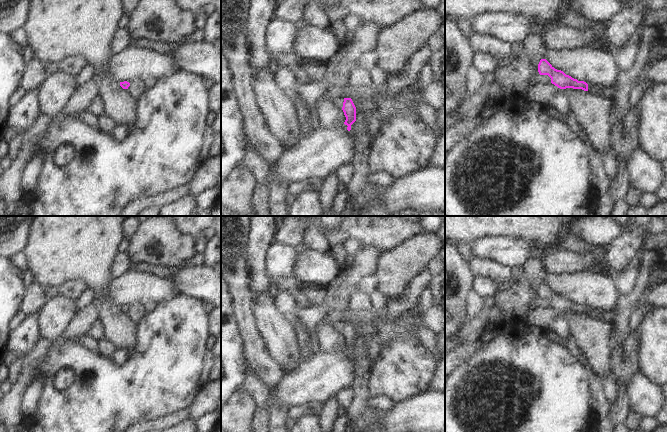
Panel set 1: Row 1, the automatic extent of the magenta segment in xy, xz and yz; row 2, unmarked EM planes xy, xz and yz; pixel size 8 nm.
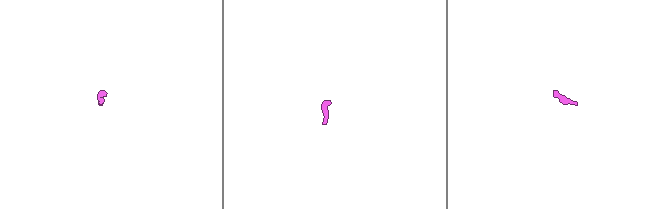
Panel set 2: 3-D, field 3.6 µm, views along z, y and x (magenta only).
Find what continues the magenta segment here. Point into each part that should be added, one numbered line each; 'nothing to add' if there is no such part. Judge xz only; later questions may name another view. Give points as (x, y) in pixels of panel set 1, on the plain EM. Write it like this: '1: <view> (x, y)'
nothing to add

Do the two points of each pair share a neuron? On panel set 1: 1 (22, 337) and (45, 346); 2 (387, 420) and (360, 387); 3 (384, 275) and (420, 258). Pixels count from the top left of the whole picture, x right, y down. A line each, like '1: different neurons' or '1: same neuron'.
1: different neurons
2: different neurons
3: same neuron

